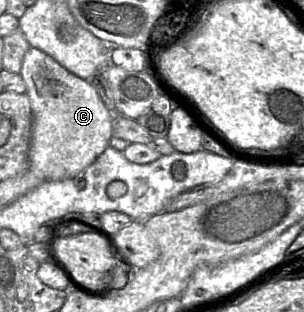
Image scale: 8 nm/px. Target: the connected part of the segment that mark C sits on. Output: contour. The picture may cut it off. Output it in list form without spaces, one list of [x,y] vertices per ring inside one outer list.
[[[30,47],[19,73],[25,84],[33,115],[29,148],[29,169],[46,181],[74,178],[109,146],[113,117],[96,89],[47,53]]]

